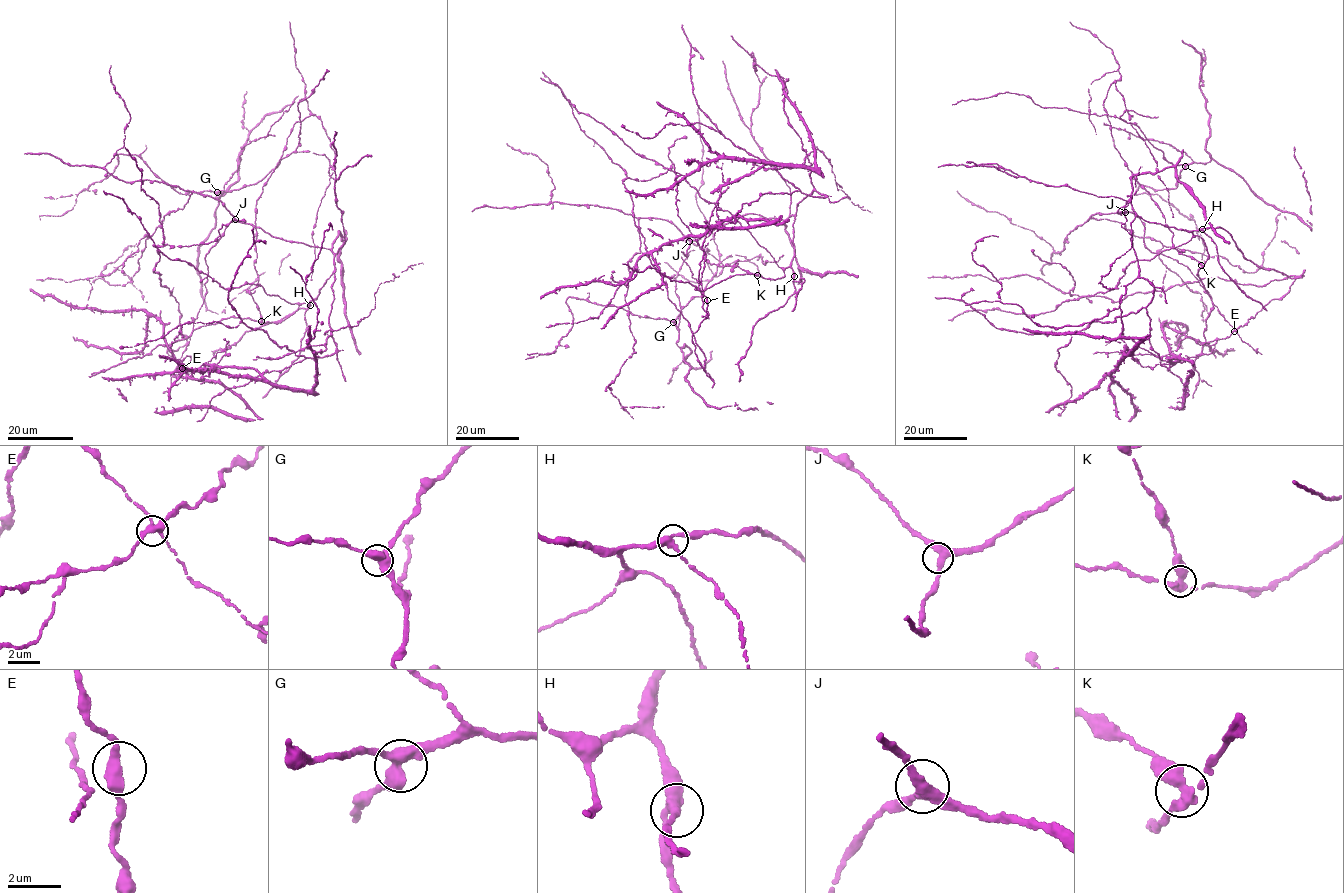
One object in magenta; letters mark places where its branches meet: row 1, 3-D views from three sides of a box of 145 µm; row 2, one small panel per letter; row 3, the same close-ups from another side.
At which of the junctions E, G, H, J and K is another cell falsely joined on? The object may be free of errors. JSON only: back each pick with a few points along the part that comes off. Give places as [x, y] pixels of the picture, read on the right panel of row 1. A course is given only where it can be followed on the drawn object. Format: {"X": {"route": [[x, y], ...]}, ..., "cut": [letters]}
{"K": {"route": [[1202, 266], [1174, 248], [1162, 213], [1114, 144], [1103, 103], [1114, 81], [1129, 122], [1157, 164], [1173, 217]]}, "cut": ["K"]}

